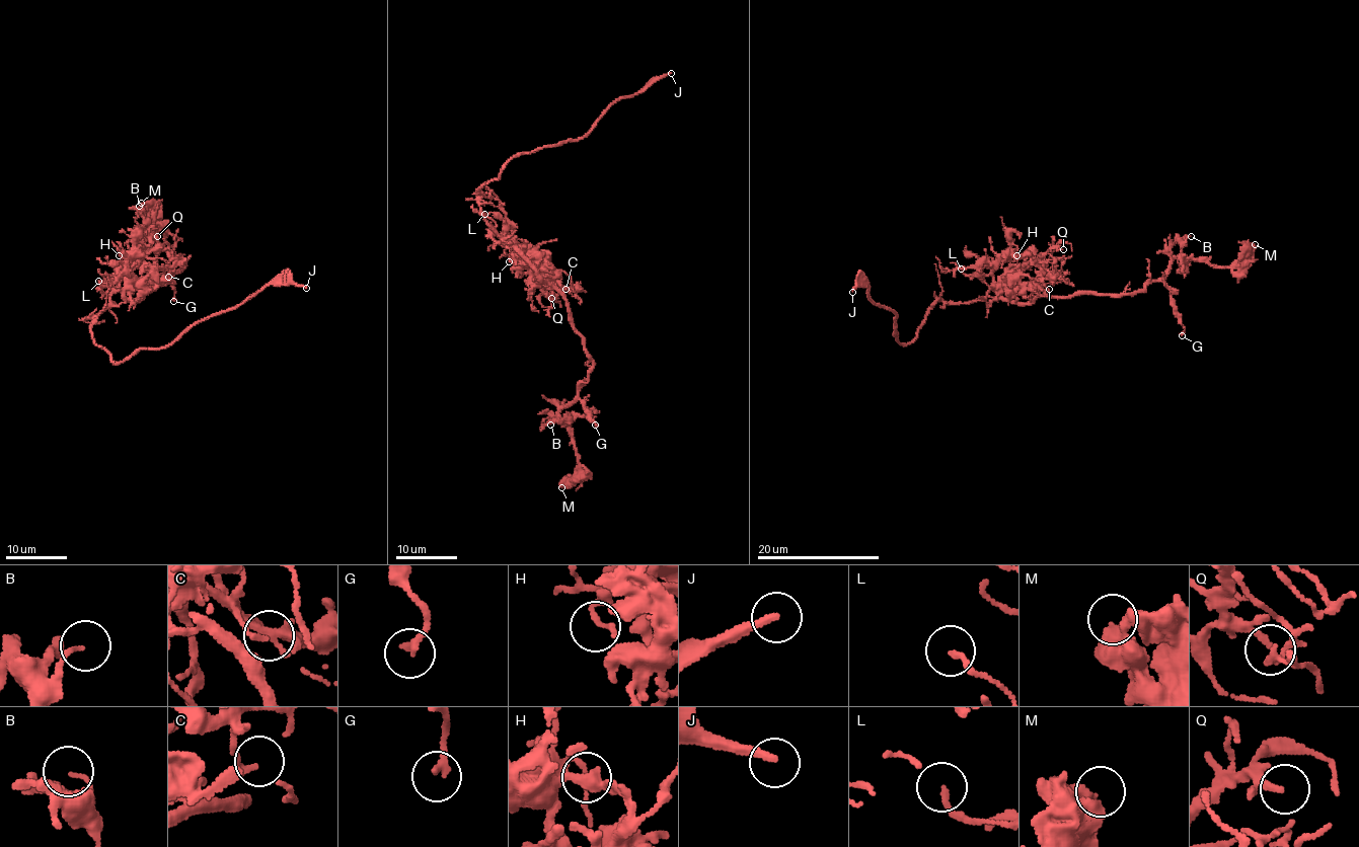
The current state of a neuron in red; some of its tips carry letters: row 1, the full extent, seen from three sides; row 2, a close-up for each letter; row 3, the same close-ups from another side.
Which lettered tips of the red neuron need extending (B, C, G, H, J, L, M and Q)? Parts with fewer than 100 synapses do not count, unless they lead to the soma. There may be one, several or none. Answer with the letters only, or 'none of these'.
J

